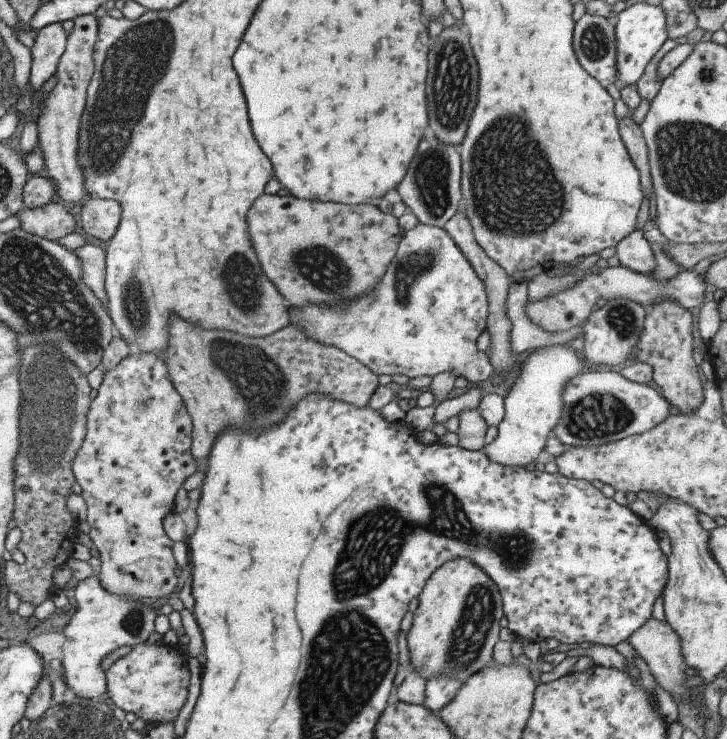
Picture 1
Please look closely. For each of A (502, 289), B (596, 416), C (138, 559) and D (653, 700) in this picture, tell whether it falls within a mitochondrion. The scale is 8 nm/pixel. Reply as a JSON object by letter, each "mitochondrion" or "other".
{"A":"other","B":"mitochondrion","C":"other","D":"other"}

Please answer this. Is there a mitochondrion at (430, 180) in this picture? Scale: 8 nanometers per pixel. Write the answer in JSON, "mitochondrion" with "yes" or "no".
{"mitochondrion":"yes"}

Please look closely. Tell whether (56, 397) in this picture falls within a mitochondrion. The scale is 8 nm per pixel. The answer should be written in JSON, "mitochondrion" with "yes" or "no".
{"mitochondrion":"yes"}

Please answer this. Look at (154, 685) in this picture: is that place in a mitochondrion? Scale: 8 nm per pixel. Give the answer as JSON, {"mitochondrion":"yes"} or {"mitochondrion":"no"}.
{"mitochondrion":"no"}

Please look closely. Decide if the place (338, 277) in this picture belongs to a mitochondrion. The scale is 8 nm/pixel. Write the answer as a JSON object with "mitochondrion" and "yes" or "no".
{"mitochondrion":"yes"}

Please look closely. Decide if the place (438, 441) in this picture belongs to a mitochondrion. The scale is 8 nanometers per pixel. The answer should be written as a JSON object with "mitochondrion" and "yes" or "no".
{"mitochondrion":"no"}

